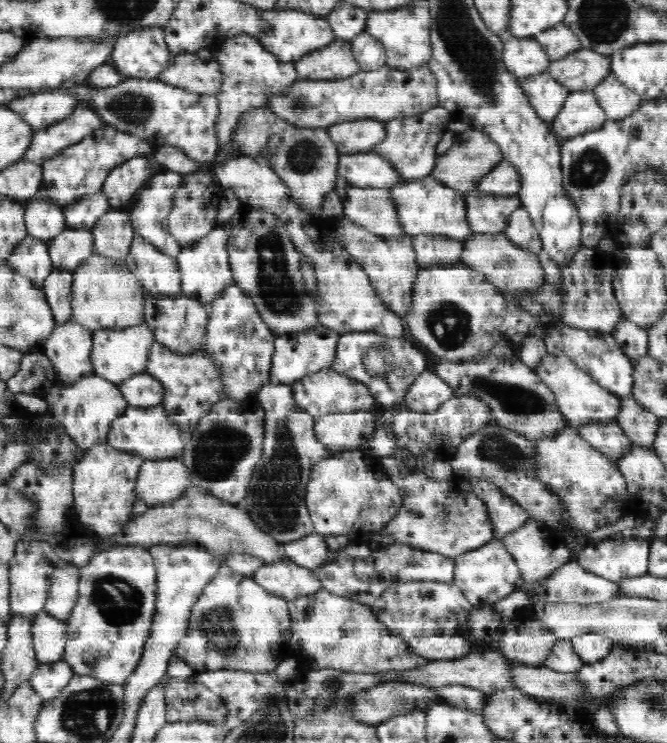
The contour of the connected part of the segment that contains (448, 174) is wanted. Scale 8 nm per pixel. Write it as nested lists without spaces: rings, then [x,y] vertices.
[[[468,128],[464,132],[455,134],[454,144],[438,157],[437,166],[434,167],[431,178],[462,193],[475,191],[478,188],[478,182],[503,160],[503,154],[497,142],[479,130]]]

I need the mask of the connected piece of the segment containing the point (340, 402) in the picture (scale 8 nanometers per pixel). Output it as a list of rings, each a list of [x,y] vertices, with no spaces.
[[[331,368],[313,372],[290,385],[295,406],[315,419],[330,413],[377,409],[376,397],[365,384],[344,376],[342,373],[337,373]]]

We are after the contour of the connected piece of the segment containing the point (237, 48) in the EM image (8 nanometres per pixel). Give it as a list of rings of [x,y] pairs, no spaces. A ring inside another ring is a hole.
[[[236,35],[226,40],[219,51],[214,51],[219,64],[223,81],[217,94],[218,122],[216,122],[216,137],[219,148],[228,148],[234,138],[234,128],[240,118],[252,110],[268,108],[268,100],[286,90],[290,84],[298,80],[293,63],[283,63],[268,52],[253,36]]]

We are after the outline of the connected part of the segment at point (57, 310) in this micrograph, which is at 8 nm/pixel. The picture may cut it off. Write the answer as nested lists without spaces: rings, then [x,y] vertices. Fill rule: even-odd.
[[[54,270],[40,286],[49,301],[57,325],[65,324],[73,318],[70,298],[72,296],[72,271]]]

